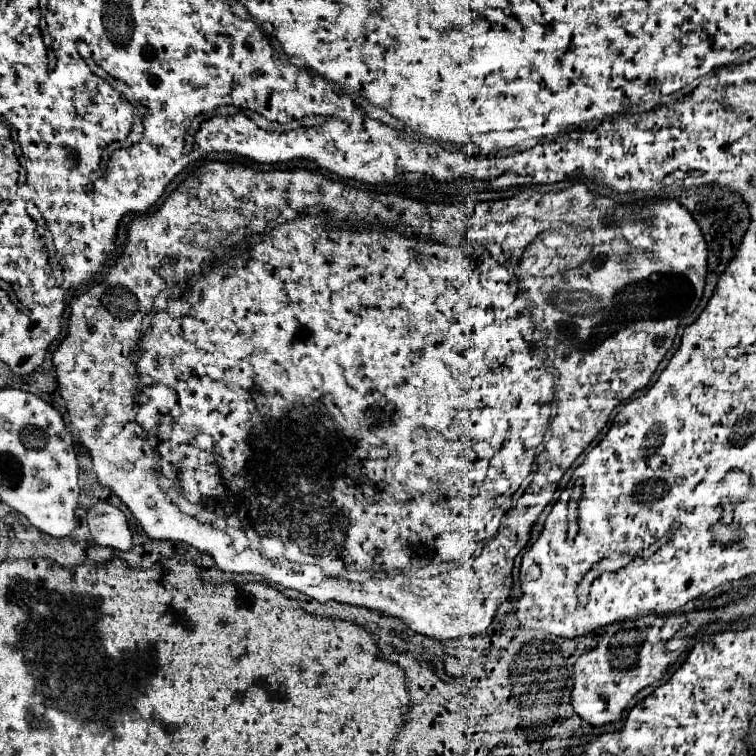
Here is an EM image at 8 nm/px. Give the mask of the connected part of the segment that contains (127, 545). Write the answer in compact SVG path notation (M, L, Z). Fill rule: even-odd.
M97 503L87 513L89 531L93 535L93 541L101 547L113 547L117 551L131 549L131 531L125 521L125 515L109 505L109 503Z

